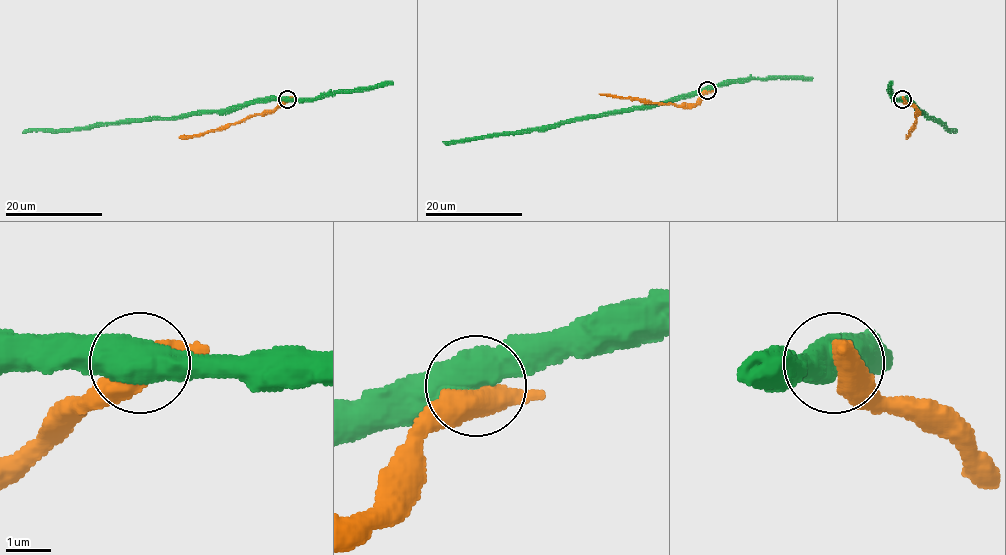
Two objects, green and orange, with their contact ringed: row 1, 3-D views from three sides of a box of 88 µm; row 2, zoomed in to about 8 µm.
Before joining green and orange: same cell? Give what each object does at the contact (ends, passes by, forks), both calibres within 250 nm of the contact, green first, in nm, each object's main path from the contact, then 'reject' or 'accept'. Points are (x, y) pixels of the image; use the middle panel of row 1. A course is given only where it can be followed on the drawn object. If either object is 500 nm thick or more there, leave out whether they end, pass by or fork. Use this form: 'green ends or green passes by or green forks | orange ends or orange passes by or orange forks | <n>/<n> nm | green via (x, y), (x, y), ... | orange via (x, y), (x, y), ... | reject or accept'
600/480 nm | green via (707, 90), (695, 90), (659, 102), (515, 131), (442, 141) | orange via (707, 90), (695, 103), (680, 105), (599, 94) | reject

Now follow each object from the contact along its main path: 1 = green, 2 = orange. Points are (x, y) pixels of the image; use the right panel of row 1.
1: (902, 99), (953, 133)
2: (902, 99), (915, 109), (917, 113), (906, 138)

